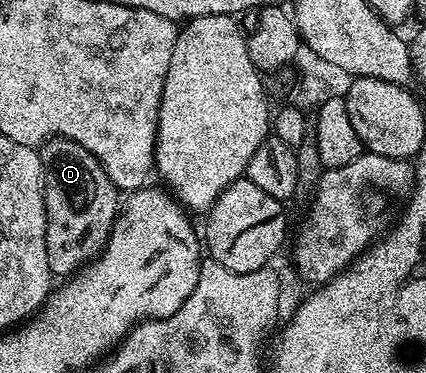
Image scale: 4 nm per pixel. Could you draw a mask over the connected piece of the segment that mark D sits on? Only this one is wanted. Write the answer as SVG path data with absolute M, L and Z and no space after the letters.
M60 137L47 138L41 146L37 147L37 151L46 181L42 195L46 201L48 268L51 275L54 276L58 276L58 274L73 276L86 263L94 261L105 250L110 230L114 227L114 219L118 217L120 192L112 184L112 180L108 180L108 172L104 172L100 160L96 160L96 156L92 156L92 152L88 152L88 148L76 144L76 140Z

